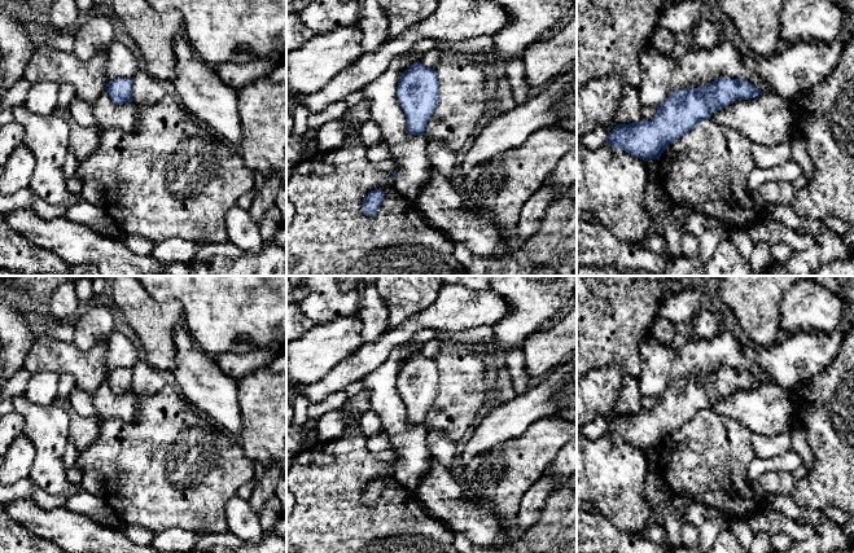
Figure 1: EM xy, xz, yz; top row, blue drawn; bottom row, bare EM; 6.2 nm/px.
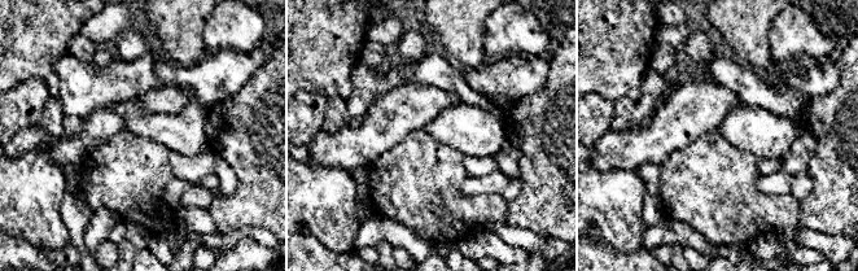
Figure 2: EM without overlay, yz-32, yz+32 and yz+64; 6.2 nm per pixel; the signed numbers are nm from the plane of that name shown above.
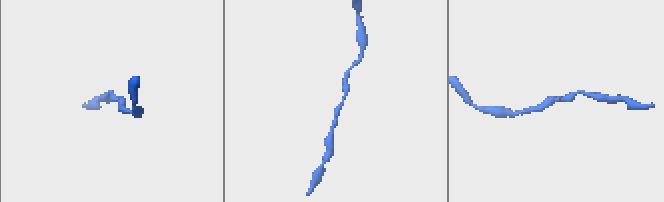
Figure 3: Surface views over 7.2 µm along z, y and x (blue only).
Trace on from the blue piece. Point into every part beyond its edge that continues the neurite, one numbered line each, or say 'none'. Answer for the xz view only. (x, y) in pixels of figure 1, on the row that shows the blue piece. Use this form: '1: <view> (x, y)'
none

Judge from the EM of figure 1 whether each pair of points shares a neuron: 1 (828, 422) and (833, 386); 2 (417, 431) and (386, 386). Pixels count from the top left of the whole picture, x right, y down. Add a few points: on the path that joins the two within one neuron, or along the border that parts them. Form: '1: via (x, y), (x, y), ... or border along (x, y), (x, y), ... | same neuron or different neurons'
1: via (824, 413), (824, 395) | same neuron
2: via (404, 426), (393, 415), (386, 399) | same neuron

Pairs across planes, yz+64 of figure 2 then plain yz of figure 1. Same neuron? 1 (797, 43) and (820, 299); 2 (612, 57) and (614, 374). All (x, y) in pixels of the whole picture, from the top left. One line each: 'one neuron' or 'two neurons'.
1: one neuron
2: two neurons

